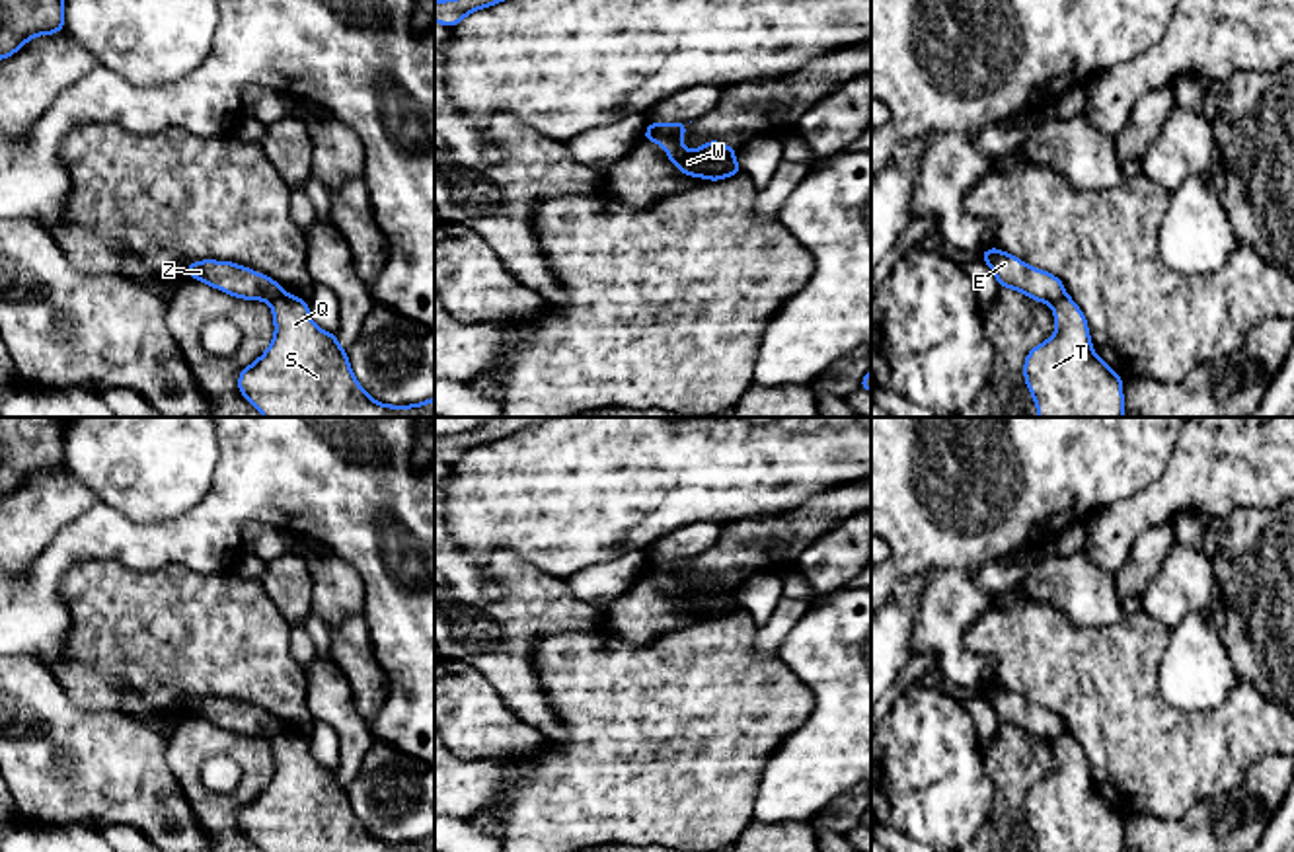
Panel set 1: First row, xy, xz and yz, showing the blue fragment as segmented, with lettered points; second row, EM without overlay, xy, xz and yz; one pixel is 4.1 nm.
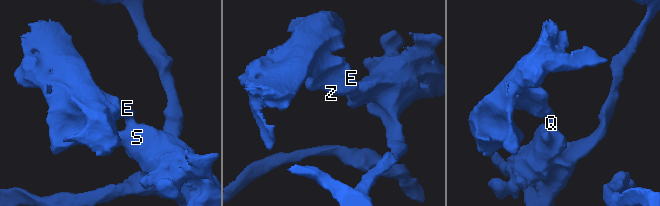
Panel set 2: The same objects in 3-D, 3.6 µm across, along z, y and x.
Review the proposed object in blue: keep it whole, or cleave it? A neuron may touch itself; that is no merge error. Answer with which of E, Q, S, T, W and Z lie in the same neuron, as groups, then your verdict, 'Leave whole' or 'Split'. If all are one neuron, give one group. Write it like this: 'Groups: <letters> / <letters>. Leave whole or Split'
Groups: E W Z / Q S T. Split

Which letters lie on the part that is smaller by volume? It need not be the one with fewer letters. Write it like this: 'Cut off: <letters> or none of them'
Cut off: E, W, Z

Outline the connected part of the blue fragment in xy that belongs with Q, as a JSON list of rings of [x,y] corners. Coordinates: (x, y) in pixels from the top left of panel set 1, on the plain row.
[[[300,733],[271,739],[275,774],[269,786],[238,811],[238,827],[263,852],[435,852],[435,834],[415,842],[374,838],[355,815],[337,770],[320,766]]]

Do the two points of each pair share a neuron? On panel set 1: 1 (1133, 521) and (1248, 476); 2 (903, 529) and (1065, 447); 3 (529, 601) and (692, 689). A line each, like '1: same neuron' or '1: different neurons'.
1: same neuron
2: same neuron
3: different neurons

